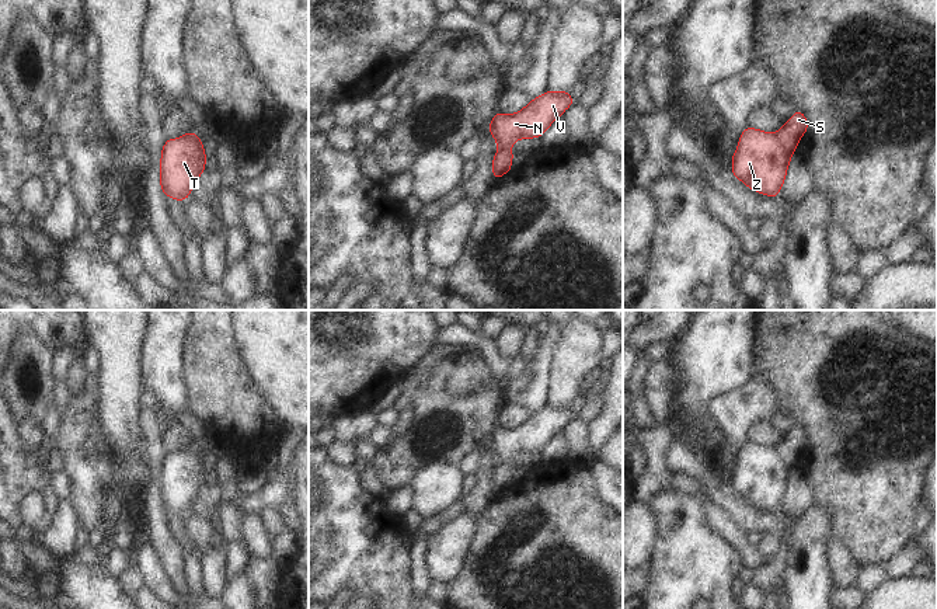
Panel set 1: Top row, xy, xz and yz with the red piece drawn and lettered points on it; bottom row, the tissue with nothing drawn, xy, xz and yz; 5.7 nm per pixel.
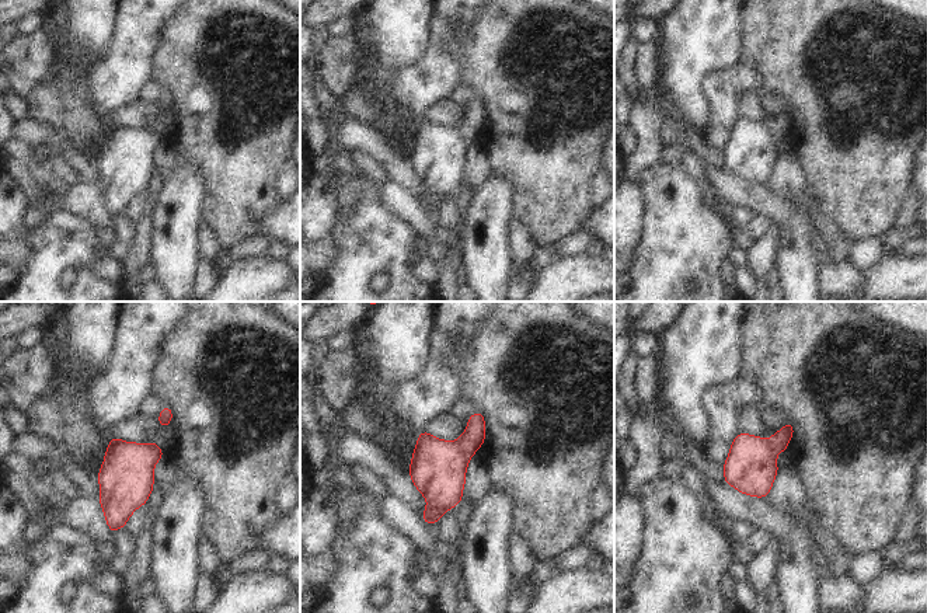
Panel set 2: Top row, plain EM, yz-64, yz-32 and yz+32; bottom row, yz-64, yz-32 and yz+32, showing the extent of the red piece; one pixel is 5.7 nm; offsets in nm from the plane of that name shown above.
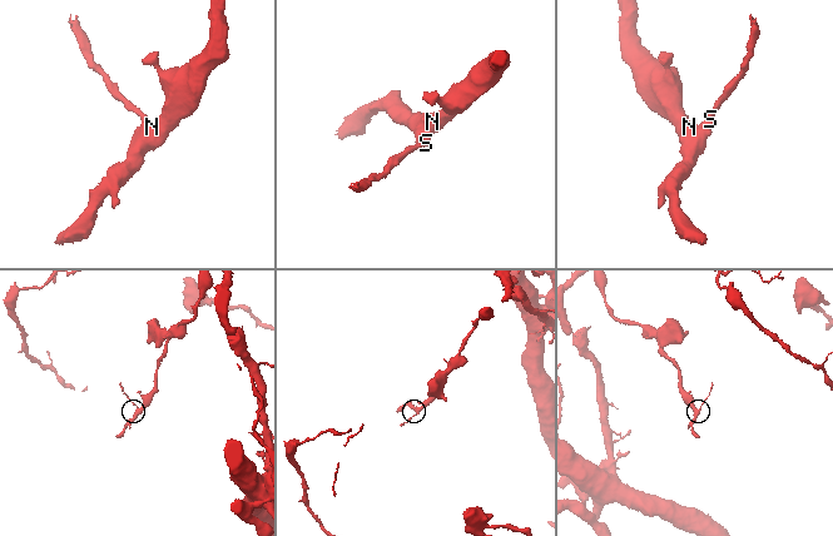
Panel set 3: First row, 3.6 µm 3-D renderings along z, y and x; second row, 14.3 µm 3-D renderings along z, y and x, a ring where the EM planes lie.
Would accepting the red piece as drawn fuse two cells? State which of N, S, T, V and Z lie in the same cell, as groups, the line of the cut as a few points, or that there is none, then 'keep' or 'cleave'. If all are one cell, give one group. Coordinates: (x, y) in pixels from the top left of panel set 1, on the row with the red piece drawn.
groups N T V Z / S; cut yz (776, 134), (790, 153); cleave

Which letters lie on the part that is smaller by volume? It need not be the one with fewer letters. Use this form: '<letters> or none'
S.

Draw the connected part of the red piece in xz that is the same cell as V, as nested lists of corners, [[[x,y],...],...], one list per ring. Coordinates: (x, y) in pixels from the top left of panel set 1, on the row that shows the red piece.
[[[546,91],[516,114],[497,112],[488,130],[498,149],[508,150],[519,139],[541,138],[574,102],[569,91]]]

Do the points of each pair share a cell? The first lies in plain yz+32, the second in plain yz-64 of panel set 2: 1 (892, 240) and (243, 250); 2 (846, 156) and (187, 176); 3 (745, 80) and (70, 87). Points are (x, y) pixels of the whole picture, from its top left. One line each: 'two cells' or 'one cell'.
1: one cell
2: two cells
3: two cells

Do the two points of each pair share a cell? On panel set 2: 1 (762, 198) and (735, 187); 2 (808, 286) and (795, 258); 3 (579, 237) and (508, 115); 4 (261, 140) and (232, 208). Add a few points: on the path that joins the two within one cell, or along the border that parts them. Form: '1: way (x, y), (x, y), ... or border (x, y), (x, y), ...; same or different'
1: way (755, 197), (742, 192); same
2: way (801, 279), (797, 265); same
3: border (578, 227), (556, 243); different
4: way (244, 157), (240, 162), (240, 191); same

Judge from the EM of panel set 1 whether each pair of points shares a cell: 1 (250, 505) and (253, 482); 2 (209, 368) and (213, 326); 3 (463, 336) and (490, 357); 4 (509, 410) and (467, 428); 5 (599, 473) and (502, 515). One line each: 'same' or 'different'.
1: different
2: same
3: same
4: different
5: different

